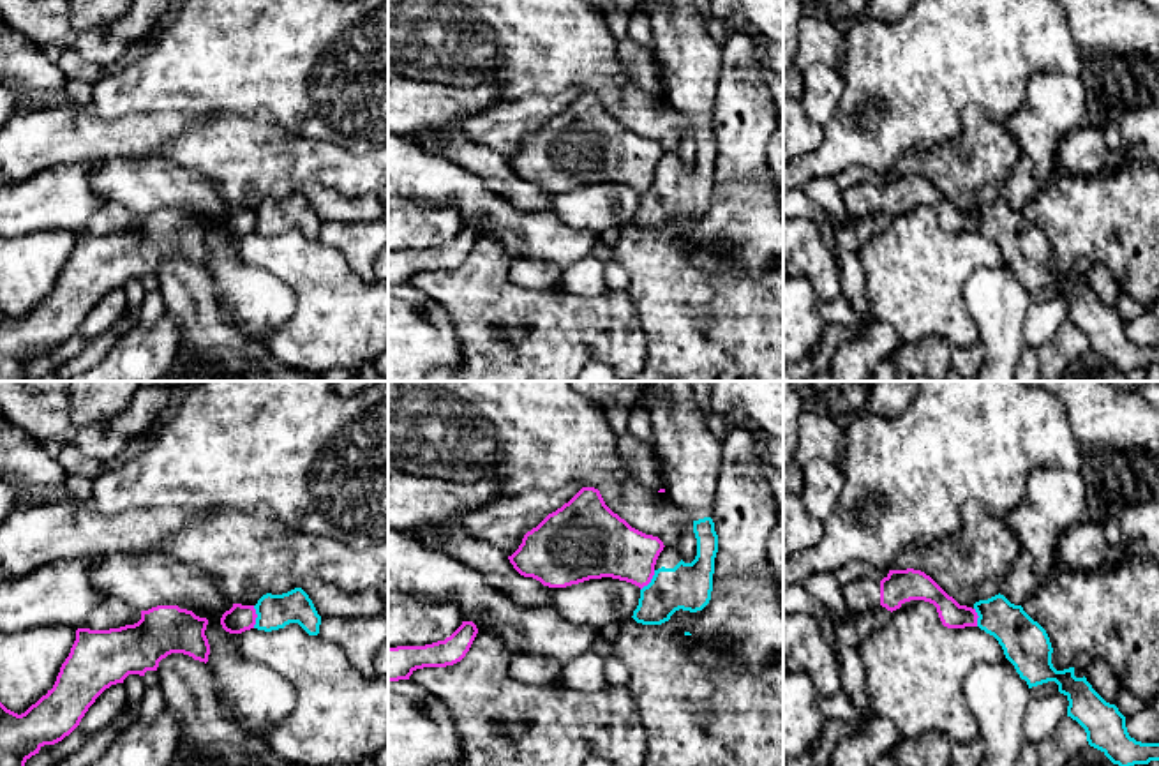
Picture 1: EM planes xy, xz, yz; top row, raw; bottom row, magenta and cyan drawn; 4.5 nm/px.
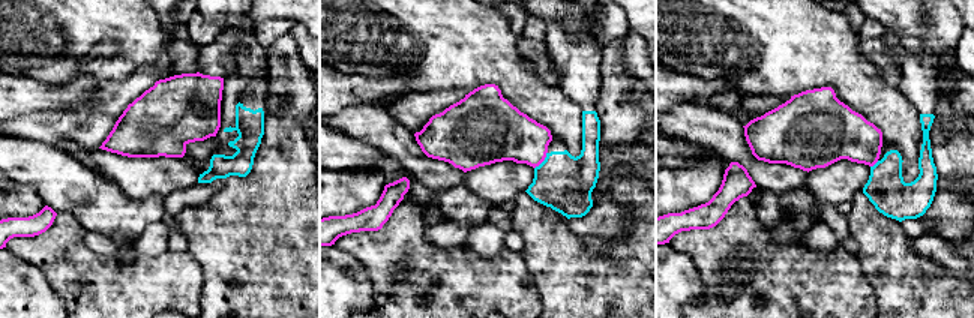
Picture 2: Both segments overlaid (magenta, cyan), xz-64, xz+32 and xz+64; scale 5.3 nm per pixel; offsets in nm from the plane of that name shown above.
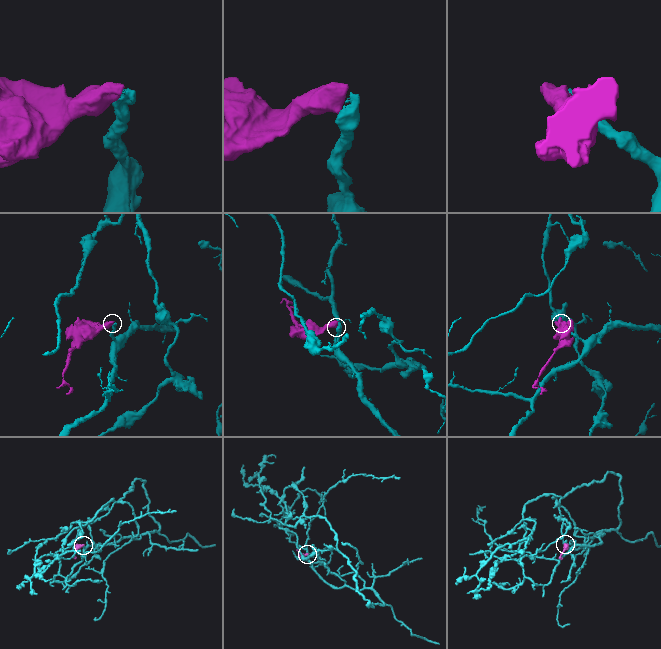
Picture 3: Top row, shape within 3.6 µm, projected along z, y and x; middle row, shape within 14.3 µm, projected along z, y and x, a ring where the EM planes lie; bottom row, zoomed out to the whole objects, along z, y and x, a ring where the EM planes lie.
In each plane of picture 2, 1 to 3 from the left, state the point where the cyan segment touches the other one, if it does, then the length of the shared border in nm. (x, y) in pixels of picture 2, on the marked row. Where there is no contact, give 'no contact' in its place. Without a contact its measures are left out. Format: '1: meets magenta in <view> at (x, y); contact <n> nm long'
1: no contact
2: meets magenta in xz+32 at (542, 161); contact 120 nm long
3: meets magenta in xz+64 at (874, 164); contact 60 nm long

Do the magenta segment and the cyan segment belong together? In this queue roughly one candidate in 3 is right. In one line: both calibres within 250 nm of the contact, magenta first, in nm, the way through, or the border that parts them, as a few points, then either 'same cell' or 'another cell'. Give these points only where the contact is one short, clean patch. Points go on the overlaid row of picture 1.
calibres 120 and 160 nm; border xy (253, 606), (256, 615), (254, 627); another cell

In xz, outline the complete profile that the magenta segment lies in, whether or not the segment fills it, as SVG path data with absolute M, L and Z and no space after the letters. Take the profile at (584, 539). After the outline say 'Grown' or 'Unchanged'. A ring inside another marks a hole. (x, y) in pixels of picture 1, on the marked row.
M582 487L568 503L527 531L508 559L520 575L533 577L549 588L566 588L589 579L612 577L642 590L651 582L663 547L658 537L632 528L614 514L598 489Z. Unchanged

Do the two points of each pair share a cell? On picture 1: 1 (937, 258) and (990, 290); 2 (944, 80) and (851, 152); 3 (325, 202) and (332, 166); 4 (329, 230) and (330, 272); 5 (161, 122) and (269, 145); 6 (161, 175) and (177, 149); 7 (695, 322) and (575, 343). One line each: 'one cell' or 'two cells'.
1: two cells
2: one cell
3: two cells
4: two cells
5: two cells
6: two cells
7: two cells

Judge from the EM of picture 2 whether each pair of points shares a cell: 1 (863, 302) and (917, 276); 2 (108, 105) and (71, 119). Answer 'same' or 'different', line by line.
1: different
2: same

